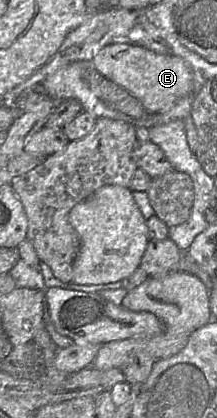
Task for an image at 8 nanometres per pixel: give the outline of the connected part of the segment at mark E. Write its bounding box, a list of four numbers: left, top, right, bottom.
[92,44,193,113]

